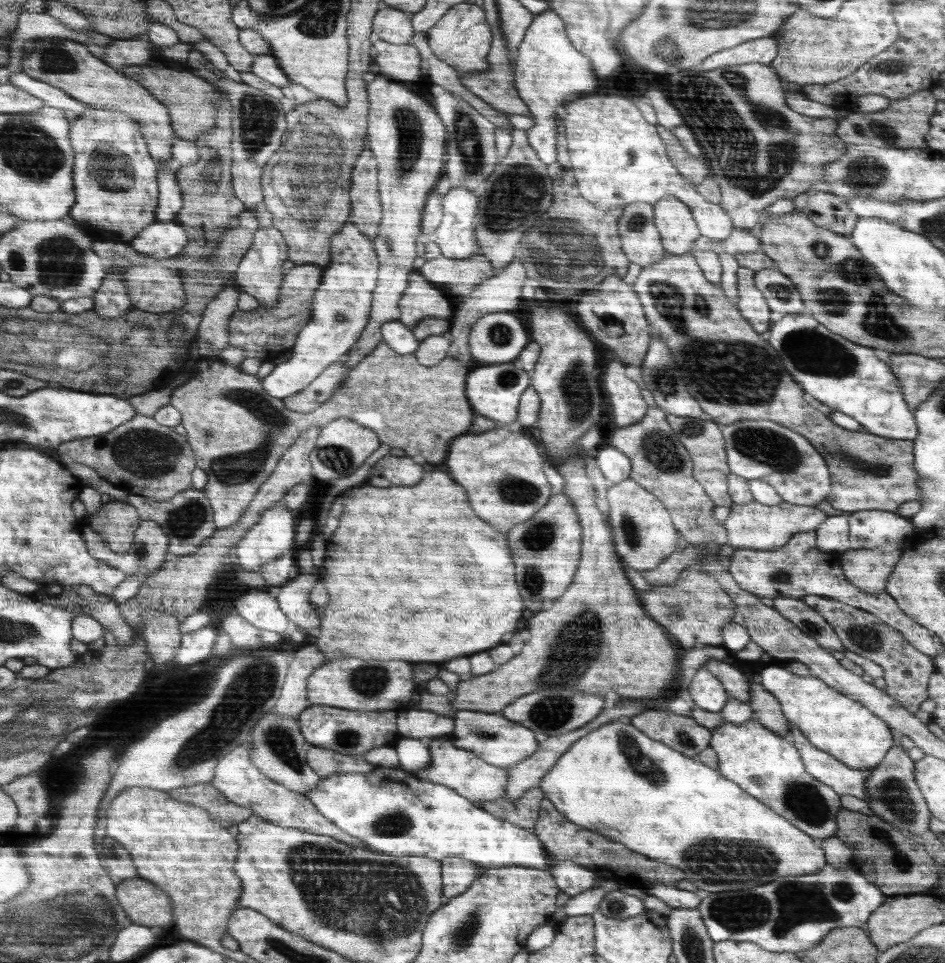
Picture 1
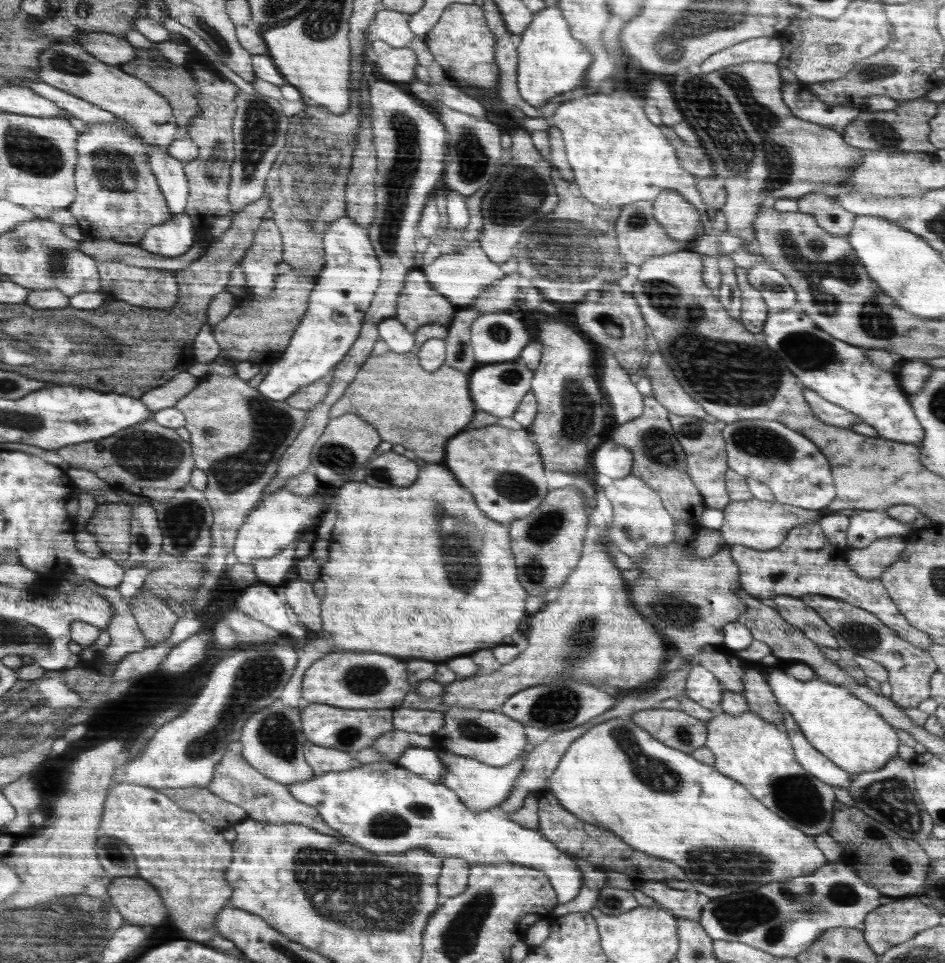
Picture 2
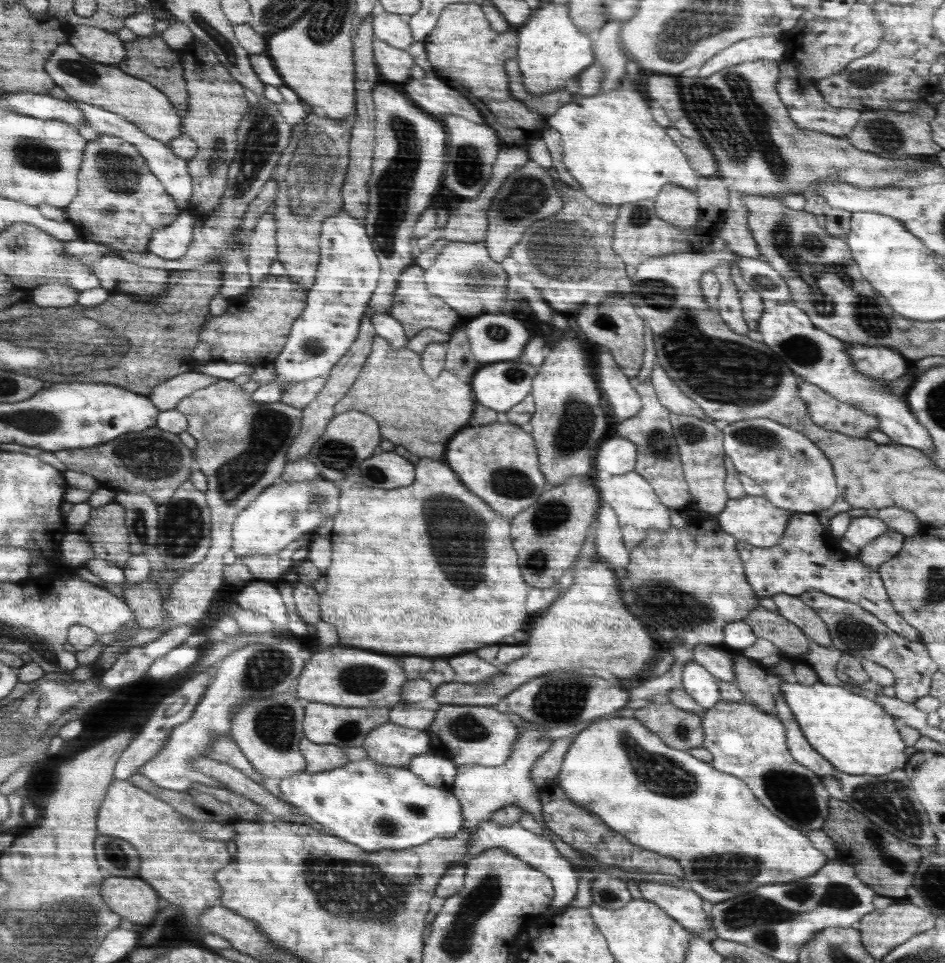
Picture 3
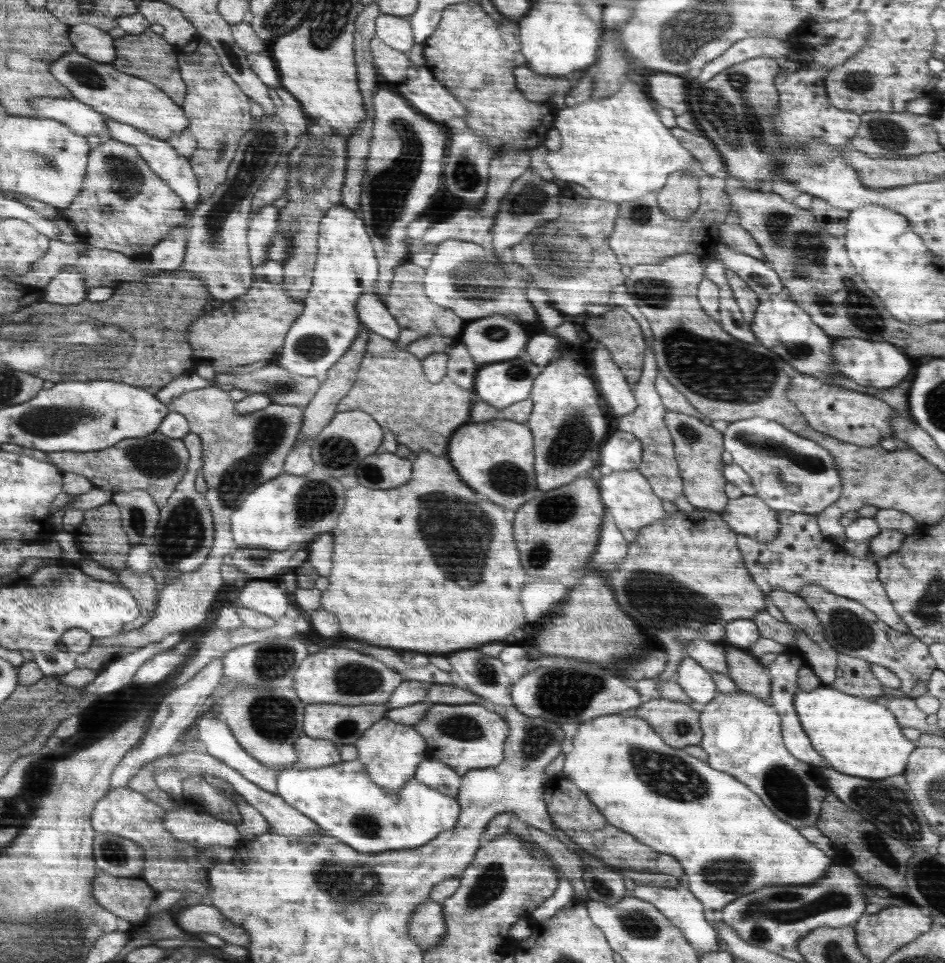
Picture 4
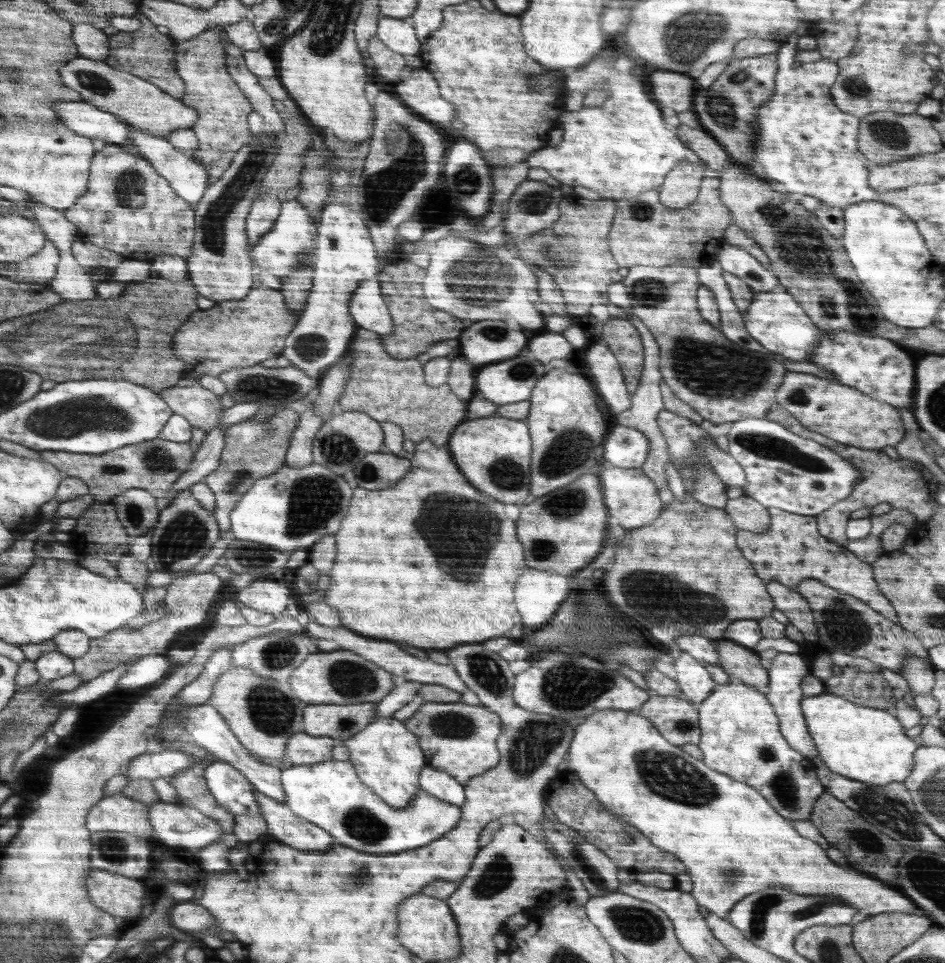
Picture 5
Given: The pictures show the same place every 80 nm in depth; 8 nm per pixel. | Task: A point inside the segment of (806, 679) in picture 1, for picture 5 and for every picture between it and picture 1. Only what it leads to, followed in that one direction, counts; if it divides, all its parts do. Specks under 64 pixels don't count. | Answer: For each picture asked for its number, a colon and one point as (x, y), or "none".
2: (849, 732)
3: (855, 734)
4: (856, 736)
5: (863, 743)

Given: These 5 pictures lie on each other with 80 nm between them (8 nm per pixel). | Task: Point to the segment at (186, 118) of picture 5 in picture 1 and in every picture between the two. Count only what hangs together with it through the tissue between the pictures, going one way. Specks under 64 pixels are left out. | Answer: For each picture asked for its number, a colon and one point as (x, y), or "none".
1: (73, 67)
2: (67, 66)
3: (138, 101)
4: (132, 100)

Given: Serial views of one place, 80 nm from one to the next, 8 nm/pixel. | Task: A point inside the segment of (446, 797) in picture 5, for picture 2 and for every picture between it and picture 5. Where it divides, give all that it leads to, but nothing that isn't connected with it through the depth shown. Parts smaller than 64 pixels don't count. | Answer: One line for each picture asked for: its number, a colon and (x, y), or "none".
2: (425, 762)
3: (436, 770)
4: (432, 772)

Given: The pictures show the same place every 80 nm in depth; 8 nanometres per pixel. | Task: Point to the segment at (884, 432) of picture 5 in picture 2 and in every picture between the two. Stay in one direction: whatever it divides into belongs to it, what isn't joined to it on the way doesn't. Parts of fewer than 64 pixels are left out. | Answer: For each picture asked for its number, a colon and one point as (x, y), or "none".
2: (832, 414)
3: (827, 412)
4: (847, 415)

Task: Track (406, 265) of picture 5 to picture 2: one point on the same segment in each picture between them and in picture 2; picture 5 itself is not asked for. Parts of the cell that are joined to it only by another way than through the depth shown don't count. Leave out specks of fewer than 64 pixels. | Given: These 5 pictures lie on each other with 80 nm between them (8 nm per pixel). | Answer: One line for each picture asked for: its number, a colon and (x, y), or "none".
2: (420, 305)
3: (417, 310)
4: (417, 318)

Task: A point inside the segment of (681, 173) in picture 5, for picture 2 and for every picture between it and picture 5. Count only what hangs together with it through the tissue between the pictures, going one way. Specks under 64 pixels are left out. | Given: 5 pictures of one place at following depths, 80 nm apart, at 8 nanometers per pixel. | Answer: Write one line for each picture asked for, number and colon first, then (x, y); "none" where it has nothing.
2: (680, 220)
3: (678, 206)
4: (680, 197)

